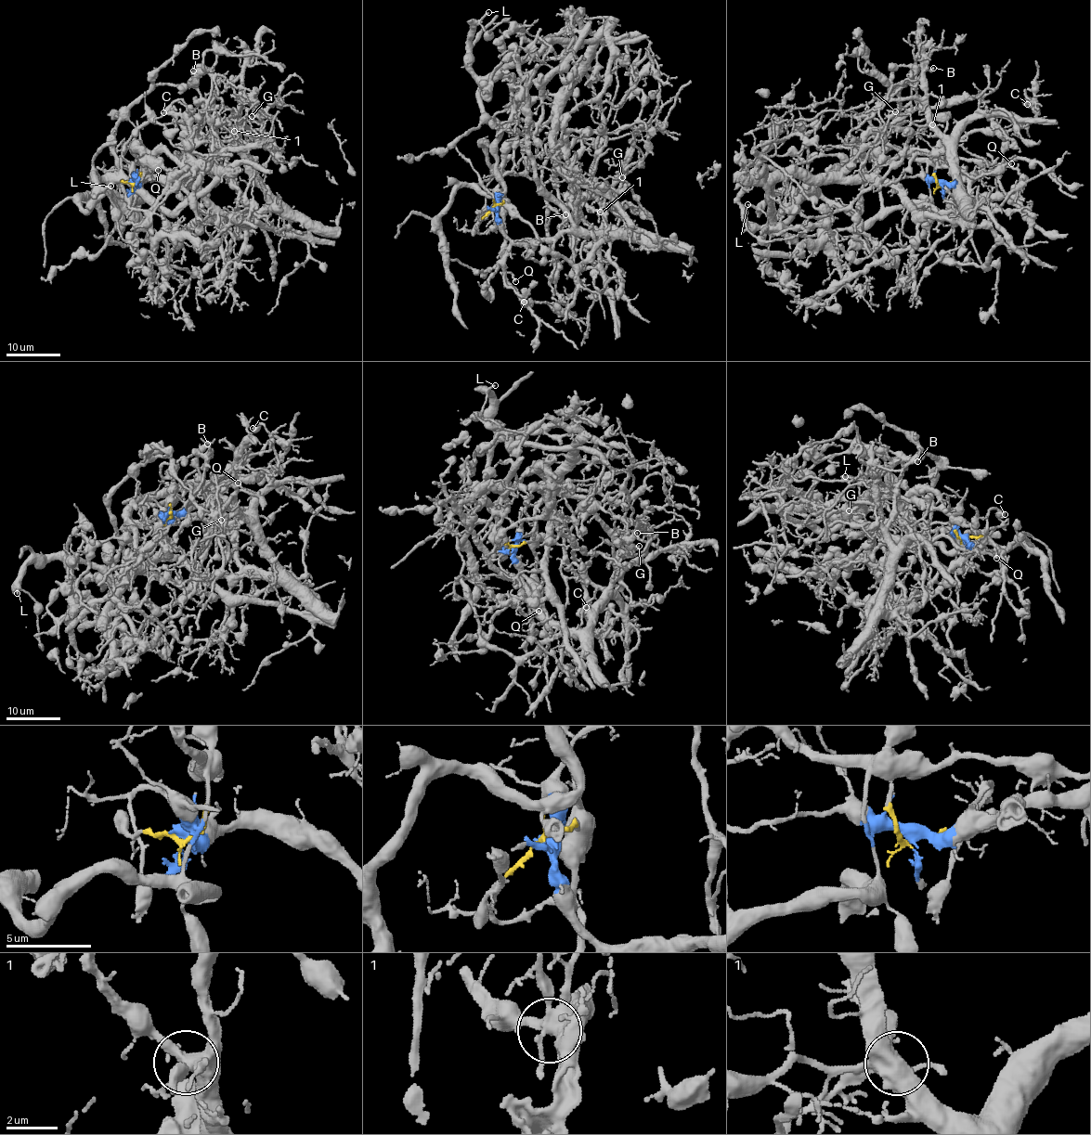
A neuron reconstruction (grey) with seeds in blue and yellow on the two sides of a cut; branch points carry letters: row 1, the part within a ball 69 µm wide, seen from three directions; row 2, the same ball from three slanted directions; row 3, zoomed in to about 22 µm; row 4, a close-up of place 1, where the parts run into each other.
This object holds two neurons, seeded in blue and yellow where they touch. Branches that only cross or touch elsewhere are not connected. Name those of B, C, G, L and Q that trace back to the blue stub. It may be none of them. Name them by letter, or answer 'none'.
B, C, G, L

